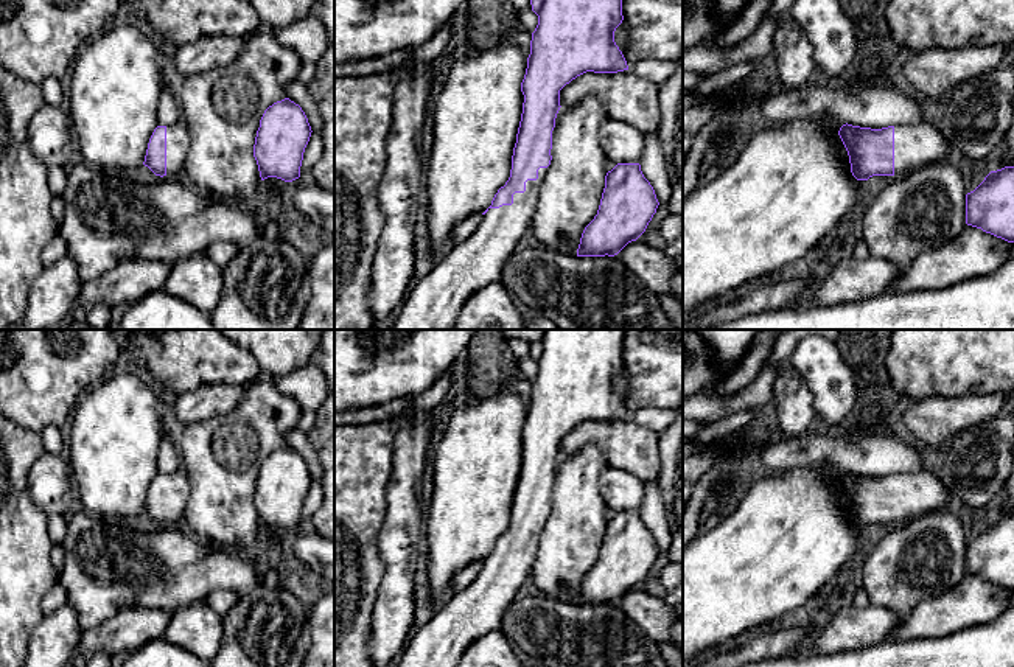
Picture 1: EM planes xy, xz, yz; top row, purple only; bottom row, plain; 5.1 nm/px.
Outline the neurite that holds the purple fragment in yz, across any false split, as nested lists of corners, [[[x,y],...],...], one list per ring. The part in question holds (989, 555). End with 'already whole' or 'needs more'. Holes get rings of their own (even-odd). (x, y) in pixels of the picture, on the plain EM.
[[[1014,515],[991,519],[966,543],[966,572],[1014,591]]]; already whole

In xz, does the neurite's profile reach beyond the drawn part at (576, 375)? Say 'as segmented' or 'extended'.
extended

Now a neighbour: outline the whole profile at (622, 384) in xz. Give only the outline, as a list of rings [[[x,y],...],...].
[[[622,368],[622,372],[614,379],[614,390],[624,404],[628,398],[630,387],[631,387],[630,376],[628,376],[627,370]]]

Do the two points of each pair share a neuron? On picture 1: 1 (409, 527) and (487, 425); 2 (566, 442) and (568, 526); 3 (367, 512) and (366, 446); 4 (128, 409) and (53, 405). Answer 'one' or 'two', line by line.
1: two
2: two
3: one
4: two

